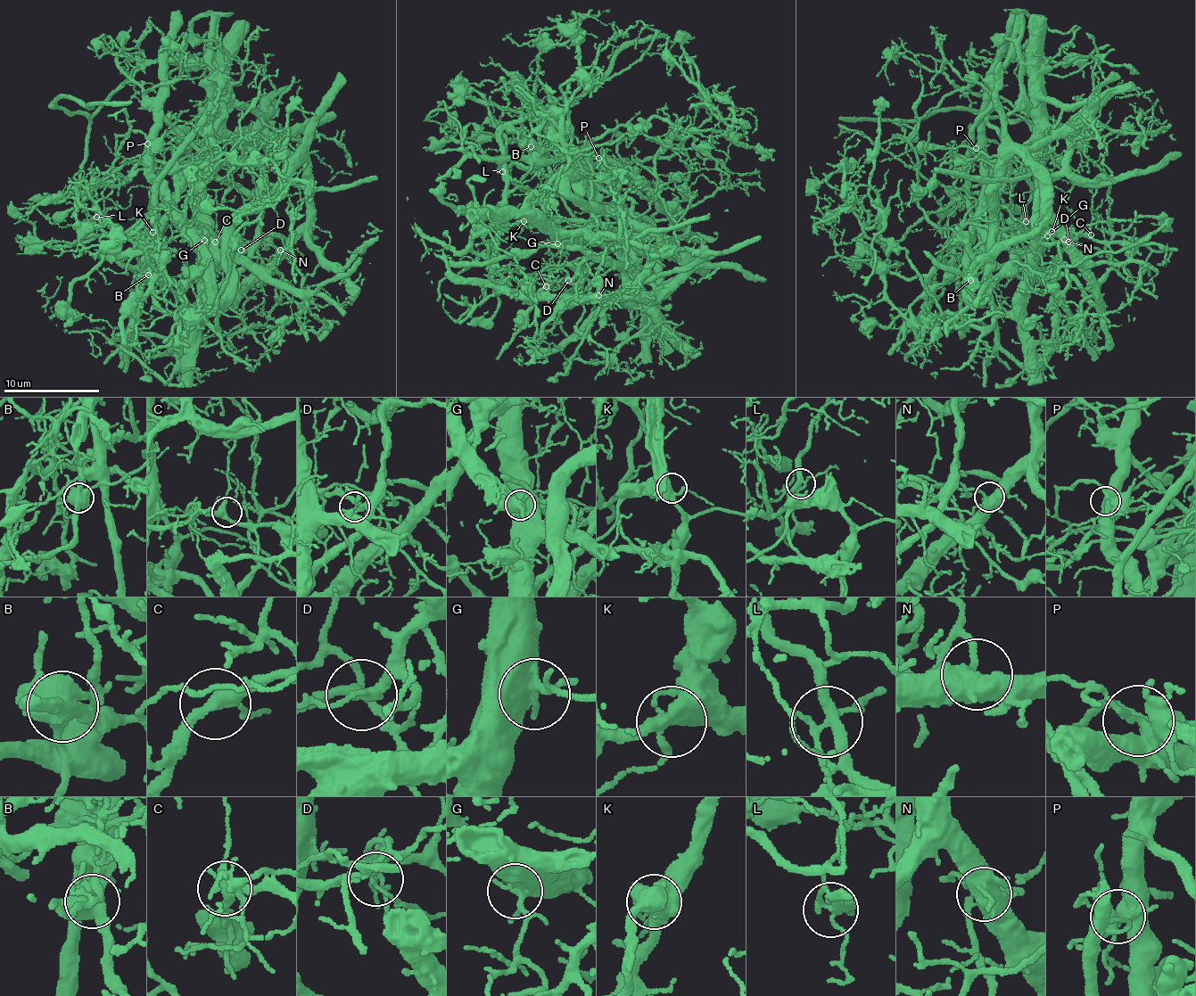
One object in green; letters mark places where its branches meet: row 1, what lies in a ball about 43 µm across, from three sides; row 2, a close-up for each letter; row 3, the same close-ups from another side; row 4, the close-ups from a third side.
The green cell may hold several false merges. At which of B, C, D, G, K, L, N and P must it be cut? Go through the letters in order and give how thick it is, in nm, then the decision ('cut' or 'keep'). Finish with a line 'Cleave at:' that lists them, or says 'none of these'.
B: 600 nm | cut
C: 320 nm | keep
D: 220 nm | keep
G: 400 nm | cut
K: 420 nm | keep
L: 260 nm | cut
N: 500 nm | keep
P: 280 nm | keep
Cleave at: B, G, L

